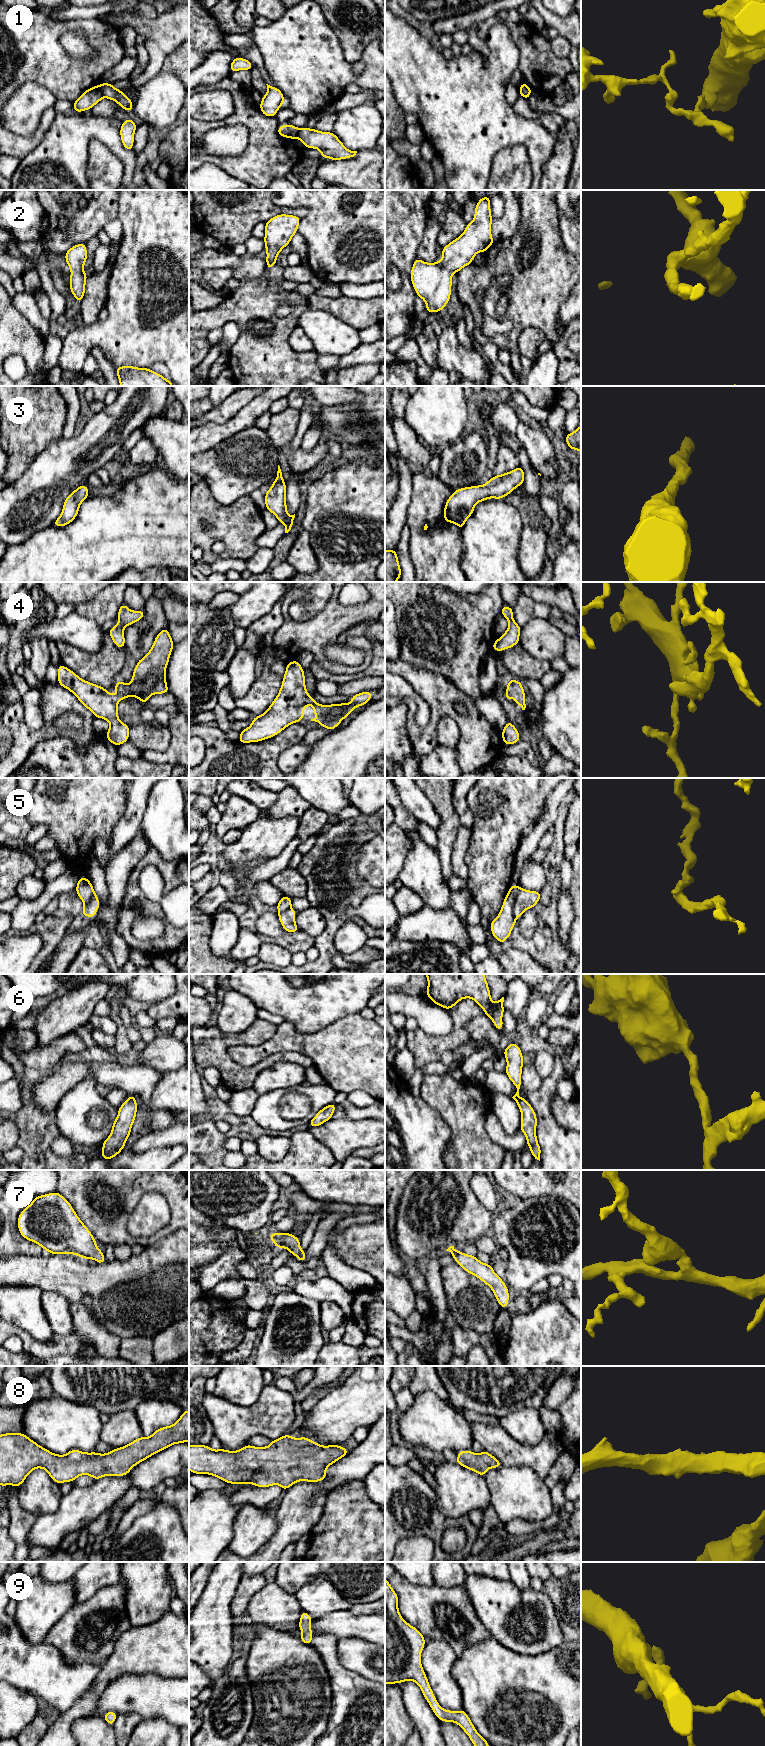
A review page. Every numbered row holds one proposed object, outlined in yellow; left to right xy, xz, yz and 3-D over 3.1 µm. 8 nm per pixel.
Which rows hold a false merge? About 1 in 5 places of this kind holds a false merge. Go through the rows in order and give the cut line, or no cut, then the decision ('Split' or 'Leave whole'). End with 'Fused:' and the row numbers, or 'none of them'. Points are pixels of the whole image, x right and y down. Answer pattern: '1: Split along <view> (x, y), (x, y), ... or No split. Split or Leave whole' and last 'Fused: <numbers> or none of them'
1: Split along xy (99, 85), (104, 96). Split
2: No split. Leave whole
3: No split. Leave whole
4: No split. Leave whole
5: Split along yz (520, 888), (517, 894), (515, 917). Split
6: No split. Leave whole
7: No split. Leave whole
8: No split. Leave whole
9: No split. Leave whole
Fused: 1, 5

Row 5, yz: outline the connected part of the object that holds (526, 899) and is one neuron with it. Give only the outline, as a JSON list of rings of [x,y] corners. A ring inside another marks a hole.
[[[520,888],[517,894],[515,917],[521,917],[525,910],[534,908],[534,906],[539,902],[540,898],[540,892]]]

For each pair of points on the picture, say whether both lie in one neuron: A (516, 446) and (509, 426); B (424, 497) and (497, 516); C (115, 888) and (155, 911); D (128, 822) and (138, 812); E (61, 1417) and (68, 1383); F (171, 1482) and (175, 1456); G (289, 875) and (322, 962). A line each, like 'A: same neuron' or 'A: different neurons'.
A: different neurons
B: different neurons
C: different neurons
D: same neuron
E: different neurons
F: different neurons
G: different neurons

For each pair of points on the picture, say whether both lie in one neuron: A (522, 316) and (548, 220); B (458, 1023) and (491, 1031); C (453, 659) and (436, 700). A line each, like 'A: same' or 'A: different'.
A: same
B: different
C: different

